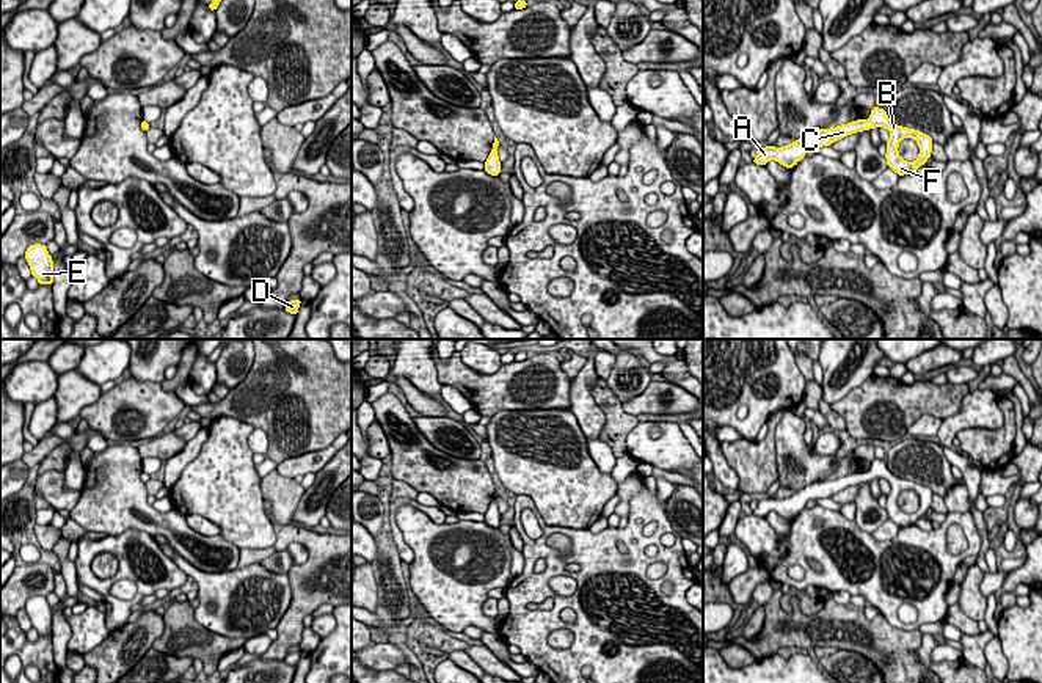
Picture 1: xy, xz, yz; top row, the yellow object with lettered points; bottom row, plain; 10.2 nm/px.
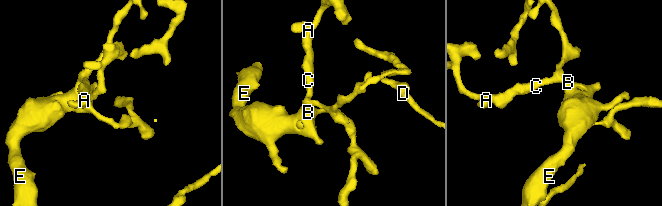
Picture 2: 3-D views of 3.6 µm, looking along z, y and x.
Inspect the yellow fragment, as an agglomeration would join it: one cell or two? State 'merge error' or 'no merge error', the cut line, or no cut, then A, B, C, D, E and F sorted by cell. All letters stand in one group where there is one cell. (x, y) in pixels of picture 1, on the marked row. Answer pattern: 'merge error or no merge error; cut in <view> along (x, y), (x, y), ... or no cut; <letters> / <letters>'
no merge error; no cut; A B C D E F

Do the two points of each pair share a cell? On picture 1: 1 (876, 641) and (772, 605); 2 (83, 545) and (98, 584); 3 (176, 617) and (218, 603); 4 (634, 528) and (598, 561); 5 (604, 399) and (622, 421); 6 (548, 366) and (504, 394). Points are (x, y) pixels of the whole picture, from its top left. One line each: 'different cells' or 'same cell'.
1: same cell
2: same cell
3: different cells
4: same cell
5: same cell
6: same cell

